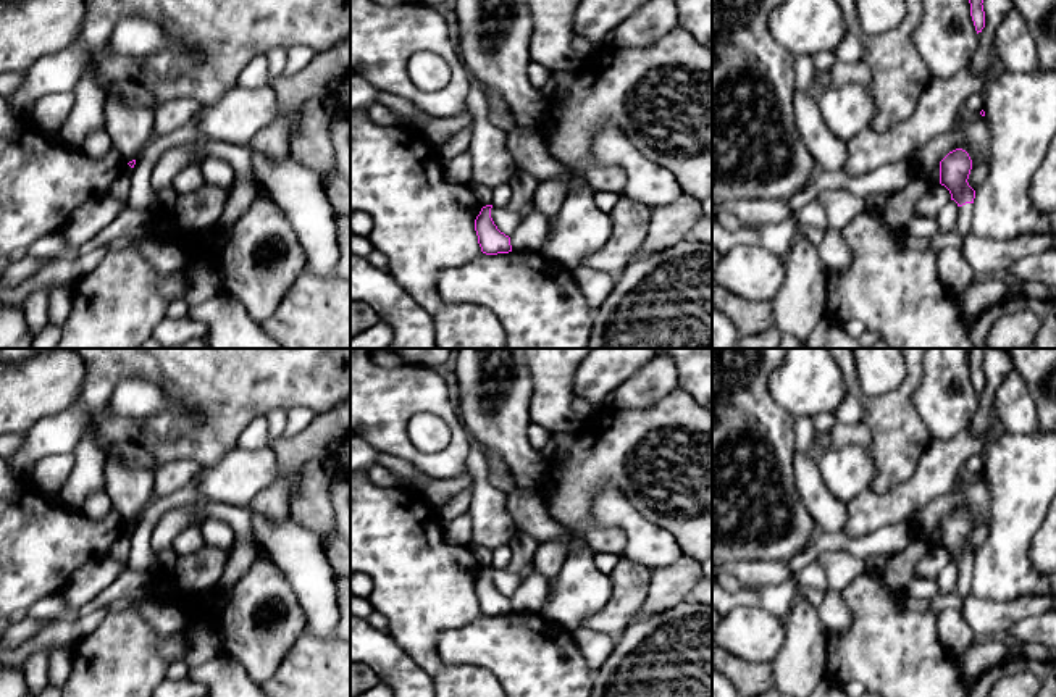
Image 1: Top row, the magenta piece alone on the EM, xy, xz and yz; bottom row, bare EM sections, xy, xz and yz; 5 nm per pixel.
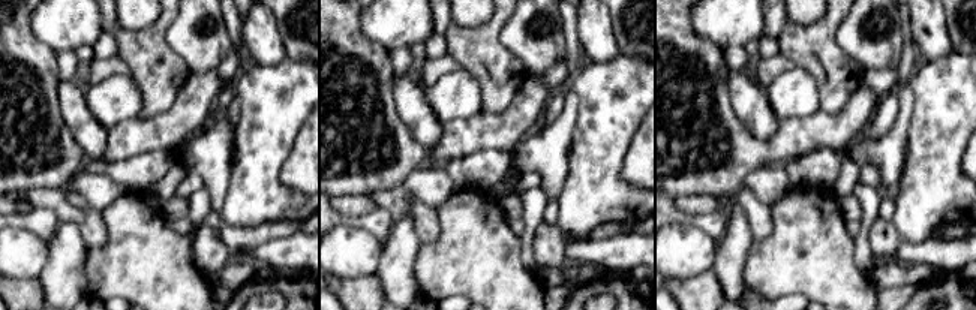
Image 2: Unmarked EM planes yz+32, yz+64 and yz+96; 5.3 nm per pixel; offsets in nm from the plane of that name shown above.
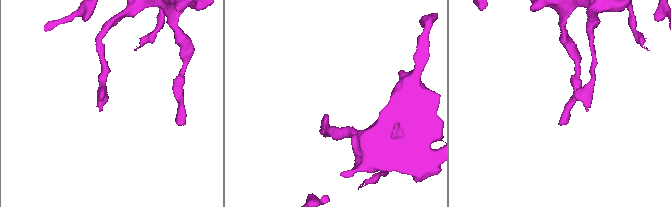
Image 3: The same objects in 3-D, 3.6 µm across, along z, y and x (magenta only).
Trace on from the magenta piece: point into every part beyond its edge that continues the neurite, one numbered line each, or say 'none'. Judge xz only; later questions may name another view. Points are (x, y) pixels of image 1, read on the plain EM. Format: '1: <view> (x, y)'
none

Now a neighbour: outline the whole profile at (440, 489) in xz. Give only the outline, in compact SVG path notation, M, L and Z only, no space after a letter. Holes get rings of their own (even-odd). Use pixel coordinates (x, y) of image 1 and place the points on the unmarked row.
M465 468L460 474L452 478L431 478L430 484L420 490L421 497L433 507L439 508L455 494L468 490L473 484L473 476Z

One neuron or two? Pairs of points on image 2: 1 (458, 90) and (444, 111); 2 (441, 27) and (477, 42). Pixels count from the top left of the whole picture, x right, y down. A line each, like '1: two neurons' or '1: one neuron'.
1: one neuron
2: two neurons

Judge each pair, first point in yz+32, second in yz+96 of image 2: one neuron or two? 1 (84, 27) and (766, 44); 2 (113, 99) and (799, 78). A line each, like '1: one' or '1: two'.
1: two
2: one

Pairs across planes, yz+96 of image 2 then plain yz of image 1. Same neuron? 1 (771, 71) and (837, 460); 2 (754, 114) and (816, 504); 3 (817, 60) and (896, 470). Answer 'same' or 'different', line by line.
1: different
2: same
3: same

